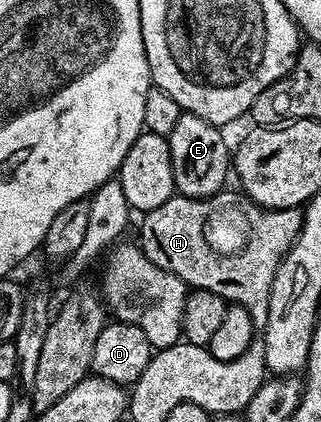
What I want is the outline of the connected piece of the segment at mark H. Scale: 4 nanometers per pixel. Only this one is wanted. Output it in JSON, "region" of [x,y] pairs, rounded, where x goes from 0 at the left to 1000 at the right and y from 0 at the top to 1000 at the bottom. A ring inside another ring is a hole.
{"region":[[[692,448],[645,472],[598,472],[579,462],[542,457],[520,476],[508,476],[508,486],[495,486],[495,495],[470,495],[467,500],[449,502],[442,519],[452,521],[439,528],[439,569],[433,569],[433,583],[449,604],[470,609],[470,618],[483,618],[483,628],[495,628],[495,637],[520,637],[520,647],[545,647],[545,656],[558,656],[592,682],[654,690],[682,704],[695,704],[704,720],[769,732],[769,742],[782,742],[791,787],[822,789],[832,780],[832,732],[838,730],[844,675],[857,666],[857,647],[869,637],[875,611],[900,597],[907,581],[931,562],[938,536],[944,533],[944,500],[938,491],[897,491],[894,495],[841,500],[838,493],[810,491],[794,476],[782,476],[776,464],[748,450],[713,450]]]}

